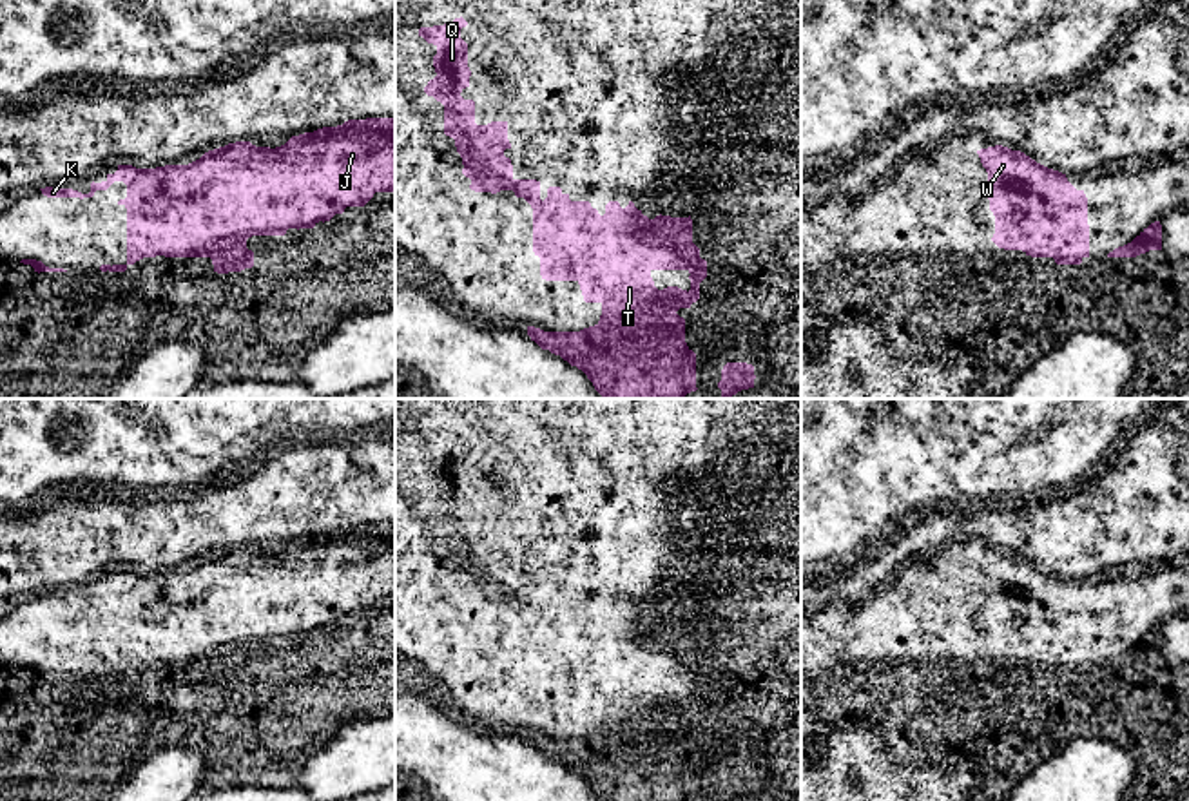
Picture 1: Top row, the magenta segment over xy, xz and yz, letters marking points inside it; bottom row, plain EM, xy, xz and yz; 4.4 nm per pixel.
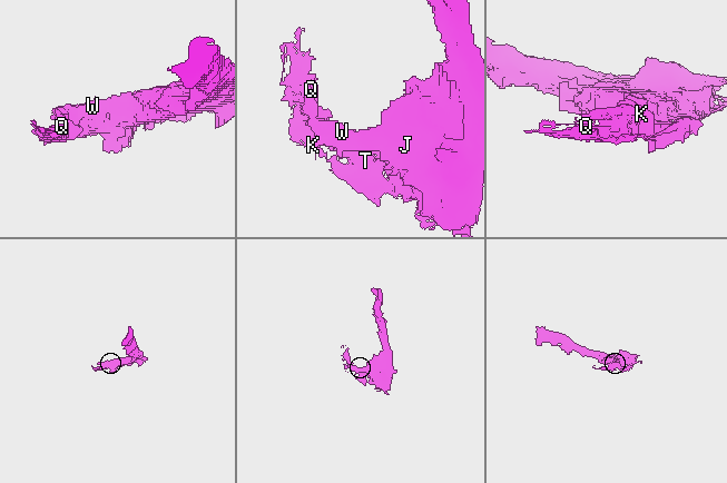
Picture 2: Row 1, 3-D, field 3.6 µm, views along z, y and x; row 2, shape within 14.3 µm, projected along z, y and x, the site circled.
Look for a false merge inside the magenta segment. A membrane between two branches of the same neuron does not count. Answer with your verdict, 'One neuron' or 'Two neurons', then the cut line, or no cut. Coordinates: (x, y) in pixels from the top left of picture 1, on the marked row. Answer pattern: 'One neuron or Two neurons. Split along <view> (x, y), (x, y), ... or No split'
One neuron. No split

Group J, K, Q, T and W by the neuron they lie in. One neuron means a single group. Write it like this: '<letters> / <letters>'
J K Q T W

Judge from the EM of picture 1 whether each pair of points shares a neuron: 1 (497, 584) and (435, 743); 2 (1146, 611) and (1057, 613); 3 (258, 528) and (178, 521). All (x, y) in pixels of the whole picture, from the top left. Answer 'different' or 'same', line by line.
1: different
2: same
3: different

